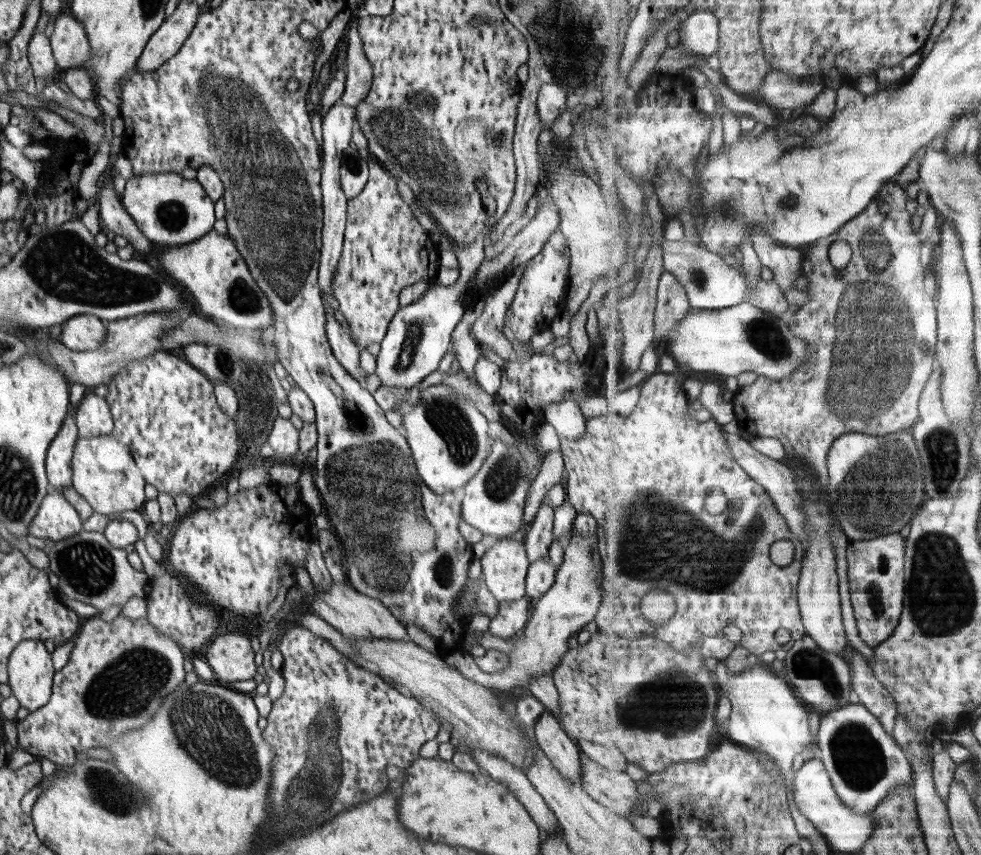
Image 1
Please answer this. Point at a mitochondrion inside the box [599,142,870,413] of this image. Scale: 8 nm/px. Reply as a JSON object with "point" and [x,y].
{"point":[764,333]}

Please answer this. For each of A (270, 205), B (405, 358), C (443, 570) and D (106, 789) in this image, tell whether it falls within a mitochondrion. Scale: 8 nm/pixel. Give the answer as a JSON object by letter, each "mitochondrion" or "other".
{"A":"mitochondrion","B":"mitochondrion","C":"mitochondrion","D":"mitochondrion"}

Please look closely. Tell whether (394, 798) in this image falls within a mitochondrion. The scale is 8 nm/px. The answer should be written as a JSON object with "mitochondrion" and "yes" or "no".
{"mitochondrion":"no"}

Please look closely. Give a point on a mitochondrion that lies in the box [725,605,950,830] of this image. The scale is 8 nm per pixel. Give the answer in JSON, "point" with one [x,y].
{"point":[856,755]}

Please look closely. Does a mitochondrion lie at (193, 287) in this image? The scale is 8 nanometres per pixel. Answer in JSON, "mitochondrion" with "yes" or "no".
{"mitochondrion":"no"}

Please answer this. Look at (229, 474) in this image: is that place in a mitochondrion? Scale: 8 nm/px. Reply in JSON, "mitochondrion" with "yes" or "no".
{"mitochondrion":"no"}

